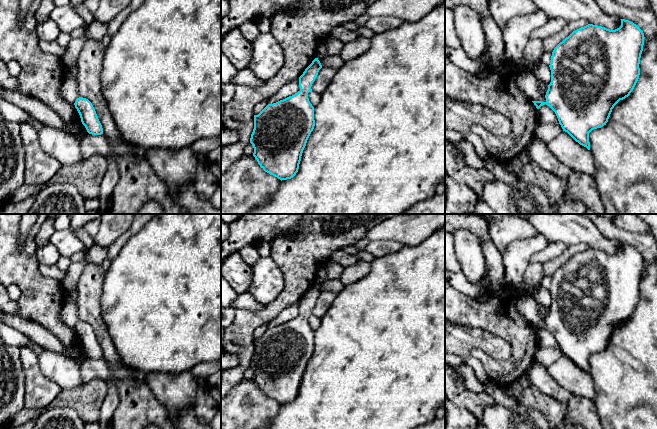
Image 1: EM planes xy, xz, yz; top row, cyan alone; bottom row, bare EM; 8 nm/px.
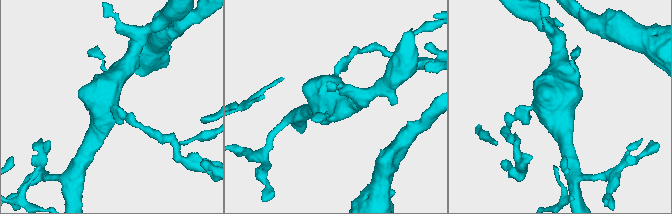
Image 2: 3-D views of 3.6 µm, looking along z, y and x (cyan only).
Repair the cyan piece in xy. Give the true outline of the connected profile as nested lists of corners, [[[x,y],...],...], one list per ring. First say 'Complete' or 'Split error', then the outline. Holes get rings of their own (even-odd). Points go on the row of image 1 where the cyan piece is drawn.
Complete. [[[79,97],[76,99],[74,105],[87,132],[92,135],[103,134],[102,125],[92,103],[86,98]]]

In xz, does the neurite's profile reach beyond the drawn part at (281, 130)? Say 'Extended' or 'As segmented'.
As segmented

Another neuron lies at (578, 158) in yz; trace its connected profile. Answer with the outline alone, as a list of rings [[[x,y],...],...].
[[[562,131],[547,143],[548,150],[572,171],[593,176],[594,160],[590,150],[576,142],[567,132]]]

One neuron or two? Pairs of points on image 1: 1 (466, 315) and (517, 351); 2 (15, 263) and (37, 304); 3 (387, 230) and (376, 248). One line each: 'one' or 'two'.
1: one
2: one
3: two

